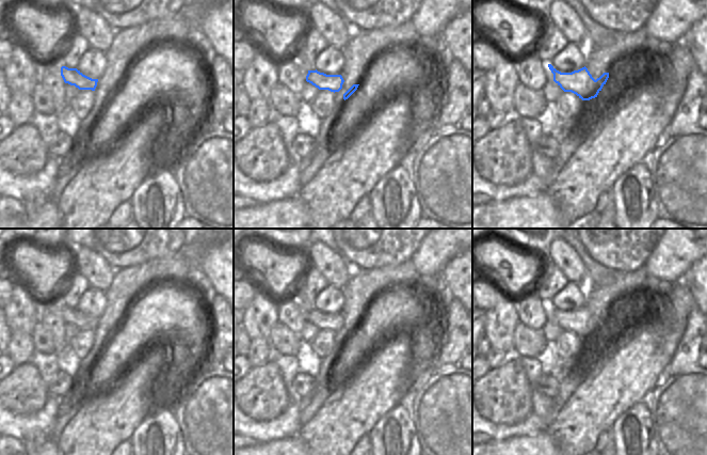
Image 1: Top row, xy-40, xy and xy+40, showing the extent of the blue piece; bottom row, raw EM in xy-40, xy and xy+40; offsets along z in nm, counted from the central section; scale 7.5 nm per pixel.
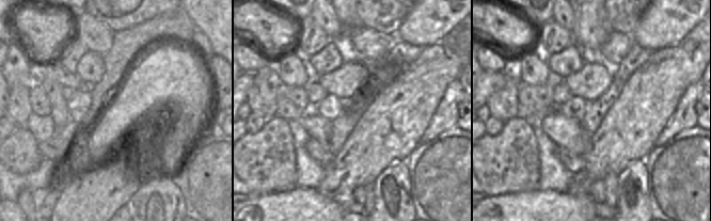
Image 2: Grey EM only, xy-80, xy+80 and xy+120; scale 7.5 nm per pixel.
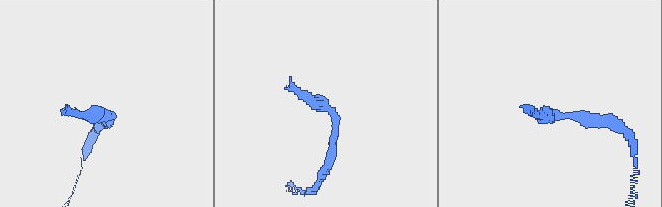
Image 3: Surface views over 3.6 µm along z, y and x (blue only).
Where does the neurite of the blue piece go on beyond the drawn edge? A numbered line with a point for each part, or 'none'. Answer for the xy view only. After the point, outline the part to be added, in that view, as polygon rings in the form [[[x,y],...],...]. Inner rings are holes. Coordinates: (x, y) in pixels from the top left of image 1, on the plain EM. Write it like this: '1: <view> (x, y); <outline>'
none

